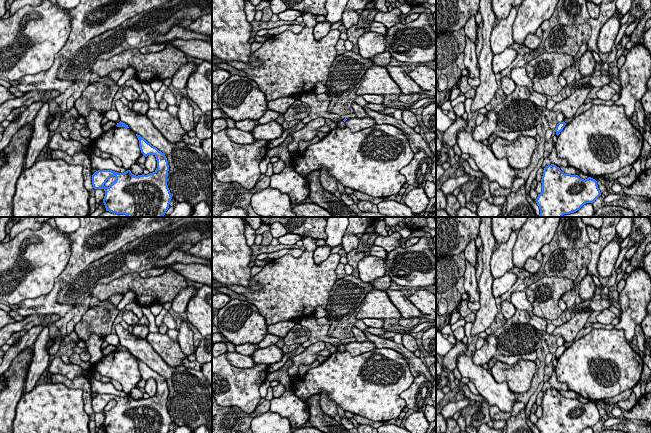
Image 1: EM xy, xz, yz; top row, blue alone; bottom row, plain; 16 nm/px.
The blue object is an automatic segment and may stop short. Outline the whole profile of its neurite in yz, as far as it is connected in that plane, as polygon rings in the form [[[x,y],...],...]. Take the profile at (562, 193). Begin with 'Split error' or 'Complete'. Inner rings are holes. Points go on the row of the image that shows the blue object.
Complete. [[[554,164],[544,168],[541,183],[542,192],[535,200],[540,209],[538,217],[562,217],[576,212],[586,203],[593,203],[601,195],[595,179],[588,177],[584,180],[578,175],[566,174]]]

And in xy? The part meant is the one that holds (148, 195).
Complete. [[[136,134],[136,136],[139,140],[141,153],[145,157],[148,155],[154,155],[156,157],[156,170],[147,175],[142,174],[138,176],[132,174],[130,170],[124,173],[118,173],[112,170],[98,170],[92,175],[92,185],[94,189],[103,189],[105,191],[103,203],[106,211],[125,214],[127,217],[163,217],[172,199],[167,185],[169,171],[167,158],[164,153],[148,143],[140,135]],[[111,176],[114,176],[116,180],[109,187],[105,187],[104,184]]]

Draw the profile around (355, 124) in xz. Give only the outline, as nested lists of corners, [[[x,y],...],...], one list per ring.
[[[366,116],[364,118],[349,118],[345,121],[345,127],[349,128],[352,132],[358,132],[376,125],[373,118]]]

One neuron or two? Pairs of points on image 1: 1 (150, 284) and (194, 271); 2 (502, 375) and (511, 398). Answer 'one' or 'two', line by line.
1: two
2: two

